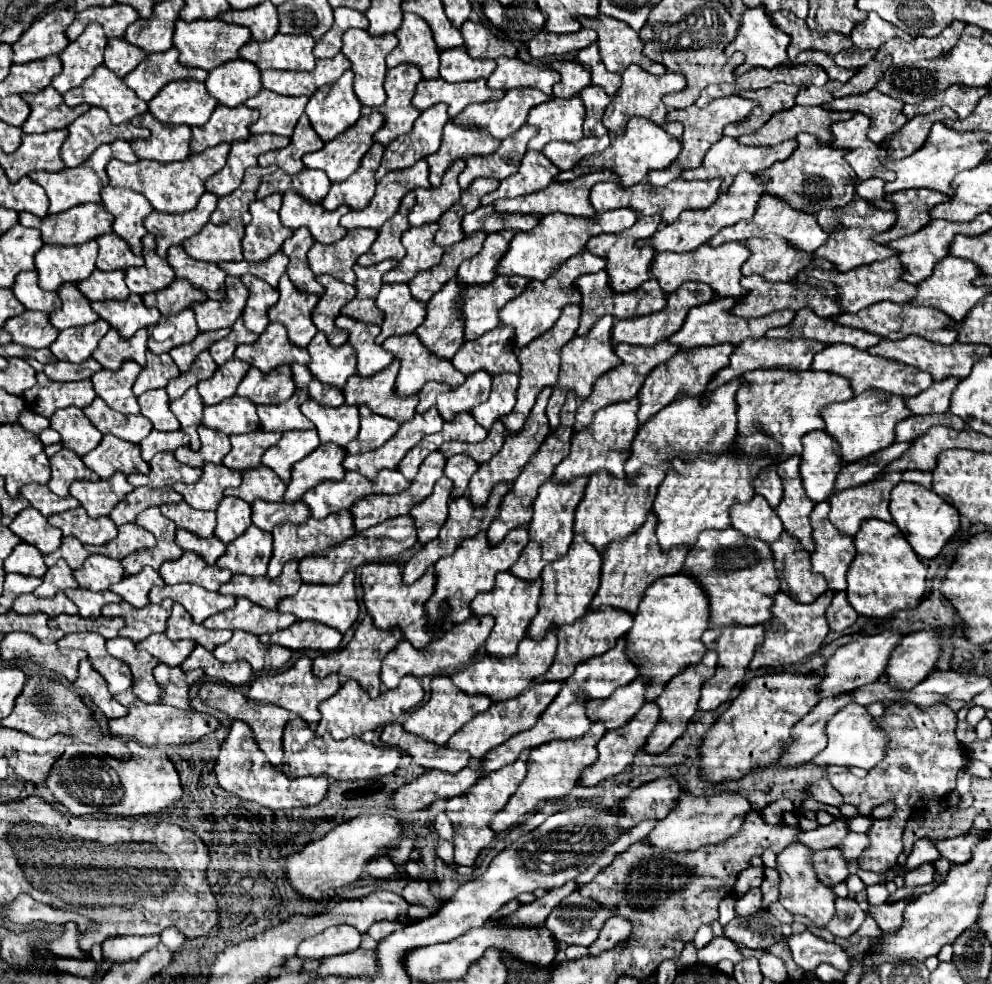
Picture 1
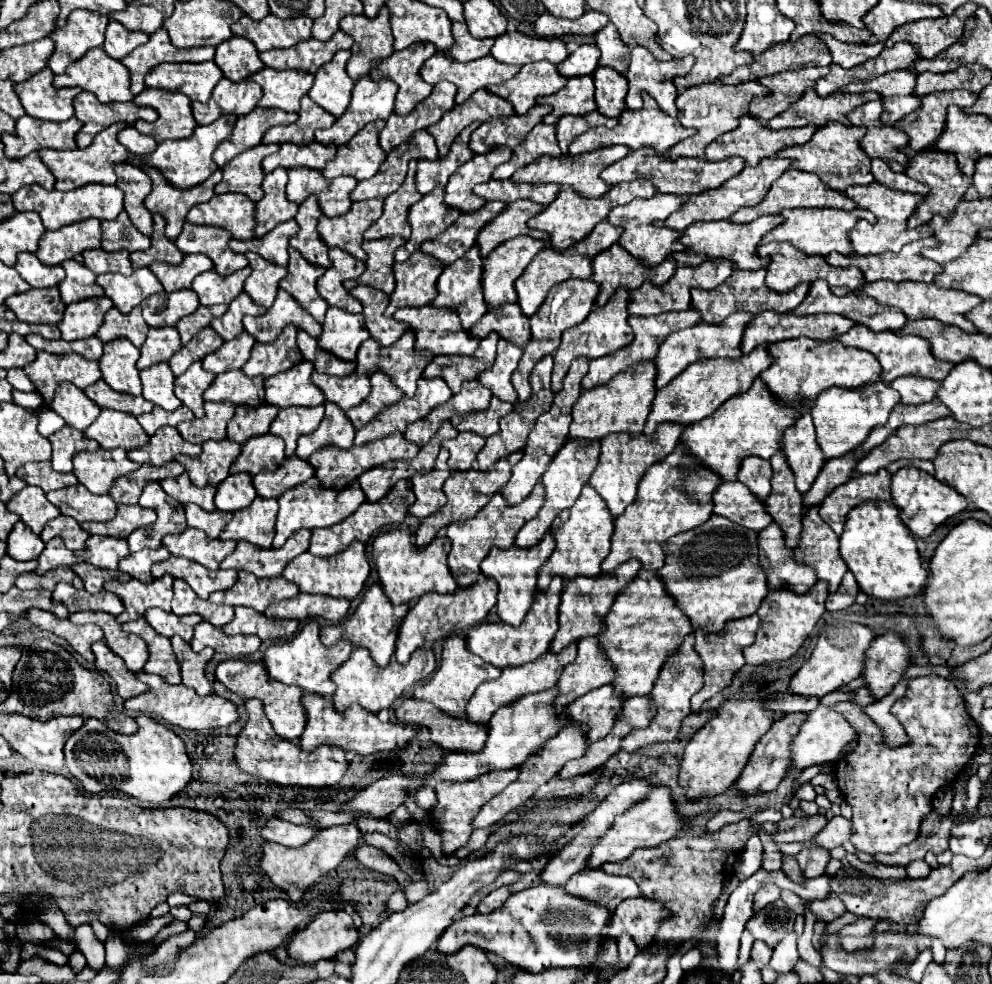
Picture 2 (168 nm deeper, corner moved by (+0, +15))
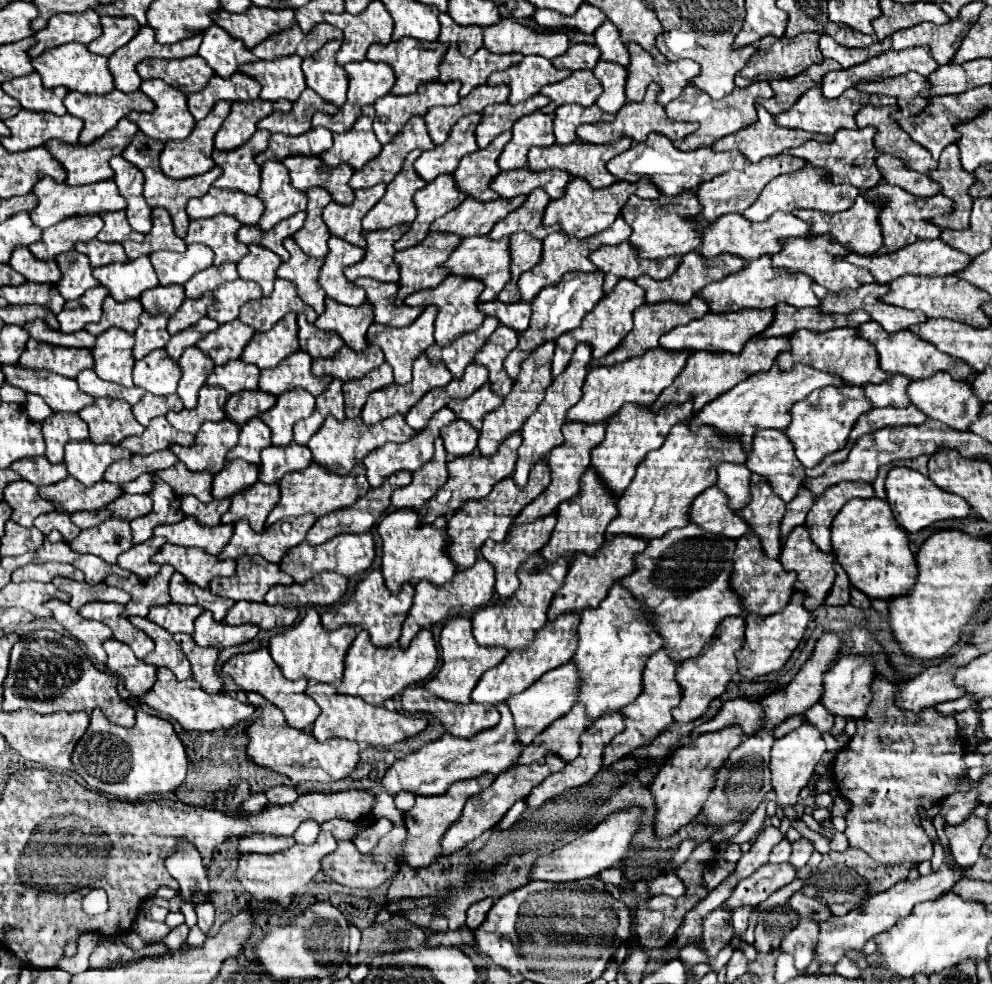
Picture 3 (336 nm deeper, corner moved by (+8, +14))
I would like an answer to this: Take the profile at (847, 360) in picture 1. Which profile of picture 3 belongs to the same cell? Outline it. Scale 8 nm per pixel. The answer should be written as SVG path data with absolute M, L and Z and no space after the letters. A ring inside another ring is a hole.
M868 321L864 325L858 327L862 337L868 339L880 353L880 367L894 375L906 375L910 379L924 379L924 377L932 377L938 371L946 371L952 375L952 379L956 381L968 381L970 375L974 373L974 369L966 363L966 361L958 361L956 357L948 357L946 353L940 353L934 345L928 345L926 341L922 341L916 333L912 331L898 331L898 333L886 333L876 321Z

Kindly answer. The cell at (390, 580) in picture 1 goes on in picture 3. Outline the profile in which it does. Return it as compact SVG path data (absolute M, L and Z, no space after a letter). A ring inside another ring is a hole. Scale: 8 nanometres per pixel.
M398 509L388 513L380 525L378 533L382 537L382 575L386 579L386 587L392 593L398 593L402 583L428 579L436 585L450 581L456 573L456 563L448 555L448 533L446 519L438 517L434 523L422 523L420 515L412 509Z

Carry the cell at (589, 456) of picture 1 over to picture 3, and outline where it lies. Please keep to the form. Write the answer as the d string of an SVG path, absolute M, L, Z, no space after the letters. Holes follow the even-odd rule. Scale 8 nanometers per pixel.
M648 349L640 357L626 359L624 363L614 365L600 365L590 369L586 383L584 383L584 395L582 399L568 411L568 421L584 421L584 423L596 423L606 421L614 413L622 409L624 403L638 403L638 405L652 405L656 397L680 375L684 369L690 349L684 351L670 351L670 349Z

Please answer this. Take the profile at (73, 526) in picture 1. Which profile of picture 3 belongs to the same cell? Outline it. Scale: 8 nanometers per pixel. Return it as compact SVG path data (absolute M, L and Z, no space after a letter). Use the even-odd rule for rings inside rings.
M68 475L64 481L40 487L40 495L50 499L56 505L56 509L66 513L76 513L76 511L102 509L102 505L108 505L110 501L120 497L122 491L118 485L108 481L98 481L96 485L86 487Z

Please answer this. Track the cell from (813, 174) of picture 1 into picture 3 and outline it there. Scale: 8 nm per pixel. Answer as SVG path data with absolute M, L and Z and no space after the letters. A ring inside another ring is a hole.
M866 127L866 129L840 129L834 135L832 143L818 143L818 141L806 141L804 145L790 149L792 155L808 161L808 165L818 167L818 169L826 169L832 173L832 181L834 183L850 183L854 187L858 187L860 191L872 189L882 181L882 173L876 167L876 157L880 155L878 149L874 147L874 135L876 129Z

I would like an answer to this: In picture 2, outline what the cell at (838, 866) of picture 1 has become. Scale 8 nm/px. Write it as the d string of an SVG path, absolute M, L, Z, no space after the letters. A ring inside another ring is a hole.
M810 846L810 848L804 848L798 852L796 860L804 872L804 876L808 878L816 878L816 876L822 876L826 874L826 866L830 862L830 852L820 848L820 846Z

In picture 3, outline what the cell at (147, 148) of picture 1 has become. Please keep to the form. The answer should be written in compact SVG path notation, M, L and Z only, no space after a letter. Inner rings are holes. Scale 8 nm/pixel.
M160 79L142 81L140 89L156 103L150 113L130 113L128 119L138 125L148 137L170 141L170 139L186 139L196 119L190 115L186 107L186 95L178 89L172 89L168 83Z

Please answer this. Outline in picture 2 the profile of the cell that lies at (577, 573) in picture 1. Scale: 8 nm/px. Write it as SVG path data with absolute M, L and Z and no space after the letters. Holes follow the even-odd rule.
M584 486L576 504L560 512L560 516L556 516L552 524L552 536L554 536L556 548L538 572L538 590L544 592L554 576L564 578L566 582L574 580L576 576L598 576L600 564L610 552L612 520L614 518L608 516L608 508L604 508L604 502L600 500L600 496L596 496L592 488Z

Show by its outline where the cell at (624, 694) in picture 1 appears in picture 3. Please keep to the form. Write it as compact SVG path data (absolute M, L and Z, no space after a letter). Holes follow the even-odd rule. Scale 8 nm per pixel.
M578 703L572 707L570 713L556 719L552 725L548 725L548 729L544 729L544 733L540 733L530 745L526 745L518 757L518 763L542 765L546 753L554 753L562 761L570 763L580 753L578 739L586 727L588 727L588 719L584 707Z

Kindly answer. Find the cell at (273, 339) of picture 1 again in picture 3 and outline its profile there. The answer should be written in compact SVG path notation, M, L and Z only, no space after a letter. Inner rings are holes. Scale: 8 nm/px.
M276 279L274 291L270 297L260 297L246 301L240 309L240 321L254 327L256 331L268 331L276 321L280 321L286 313L306 313L308 321L314 321L314 309L306 305L292 283L284 279Z

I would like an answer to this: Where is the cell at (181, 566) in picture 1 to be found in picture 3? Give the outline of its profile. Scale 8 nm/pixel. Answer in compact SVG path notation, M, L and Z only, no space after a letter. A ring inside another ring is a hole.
M184 517L180 523L174 523L174 525L158 525L154 529L154 535L162 535L168 539L168 543L174 543L174 545L200 547L208 553L220 555L220 551L232 537L232 531L234 531L232 525L204 527L194 517Z

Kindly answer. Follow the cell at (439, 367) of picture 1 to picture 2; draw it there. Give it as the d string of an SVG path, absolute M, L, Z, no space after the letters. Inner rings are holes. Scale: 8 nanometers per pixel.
M432 306L404 308L394 314L394 320L410 326L416 336L416 350L430 350L434 356L472 356L478 348L478 340L470 340L452 312L440 312Z

